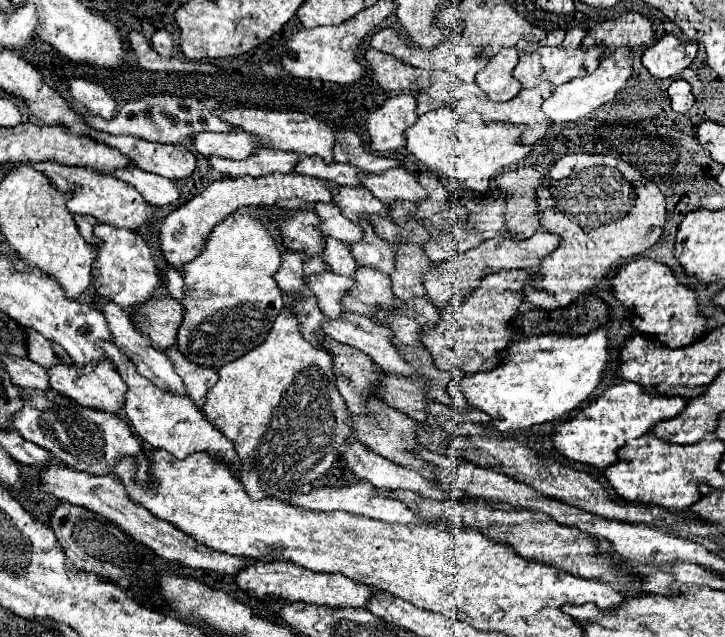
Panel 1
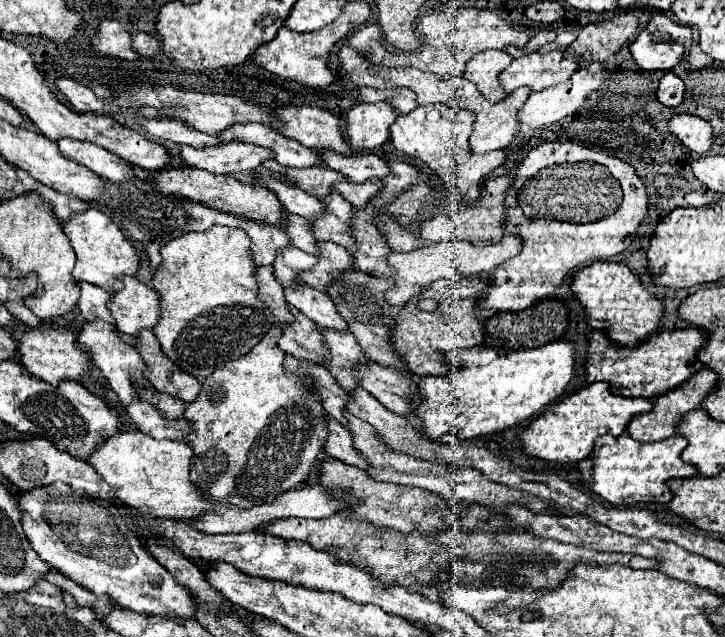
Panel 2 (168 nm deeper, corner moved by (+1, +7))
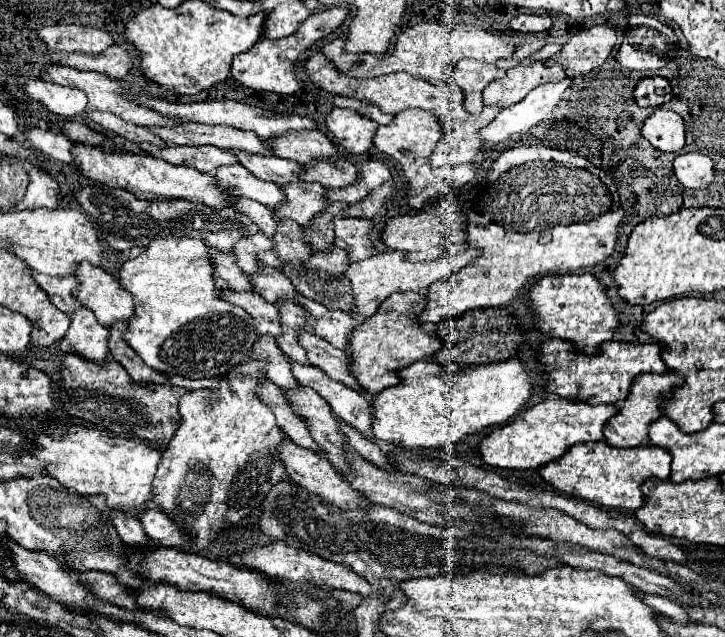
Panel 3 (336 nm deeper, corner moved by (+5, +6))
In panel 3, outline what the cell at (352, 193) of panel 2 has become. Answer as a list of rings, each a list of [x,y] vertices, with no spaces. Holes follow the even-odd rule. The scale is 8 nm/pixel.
[[[345,158],[337,162],[313,162],[313,166],[305,166],[301,180],[319,182],[325,188],[343,188],[357,180],[357,166]]]

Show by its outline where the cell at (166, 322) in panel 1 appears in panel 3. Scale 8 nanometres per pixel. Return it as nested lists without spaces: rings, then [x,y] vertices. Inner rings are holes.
[[[83,262],[73,276],[77,278],[73,296],[77,296],[85,308],[93,310],[103,326],[111,326],[115,320],[133,318],[133,296],[105,270]]]

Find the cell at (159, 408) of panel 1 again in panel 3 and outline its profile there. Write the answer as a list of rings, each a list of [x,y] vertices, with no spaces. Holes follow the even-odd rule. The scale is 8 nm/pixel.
[[[83,306],[71,312],[69,318],[71,318],[71,324],[59,344],[61,350],[73,352],[87,360],[103,364],[109,358],[109,348],[107,348],[109,330],[97,322],[95,314],[89,308],[83,308]]]

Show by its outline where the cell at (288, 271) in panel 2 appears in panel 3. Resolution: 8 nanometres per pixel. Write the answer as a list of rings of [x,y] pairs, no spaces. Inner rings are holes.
[[[257,232],[257,234],[237,242],[237,246],[233,248],[233,254],[237,258],[237,264],[241,264],[241,270],[245,270],[247,274],[253,274],[253,272],[257,272],[257,266],[259,266],[257,254],[271,250],[271,248],[273,248],[273,242],[269,238],[265,238],[265,234]]]

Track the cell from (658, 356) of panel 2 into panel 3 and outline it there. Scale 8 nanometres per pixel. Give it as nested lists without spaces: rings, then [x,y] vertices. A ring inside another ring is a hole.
[[[545,340],[539,346],[537,360],[543,364],[543,372],[547,374],[547,392],[553,392],[565,400],[585,400],[589,404],[621,404],[627,398],[631,382],[639,374],[665,374],[667,366],[661,360],[661,346],[657,344],[629,344],[609,340],[601,344],[599,354],[585,356],[575,352],[571,342],[565,340]]]

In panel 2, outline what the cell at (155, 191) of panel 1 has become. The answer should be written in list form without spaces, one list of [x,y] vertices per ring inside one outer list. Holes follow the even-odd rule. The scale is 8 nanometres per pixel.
[[[59,139],[57,145],[65,157],[85,165],[87,169],[95,171],[97,175],[101,175],[111,183],[127,183],[135,179],[133,165],[121,161],[121,157],[109,153],[103,147],[97,147],[95,143],[77,141],[77,139]]]

